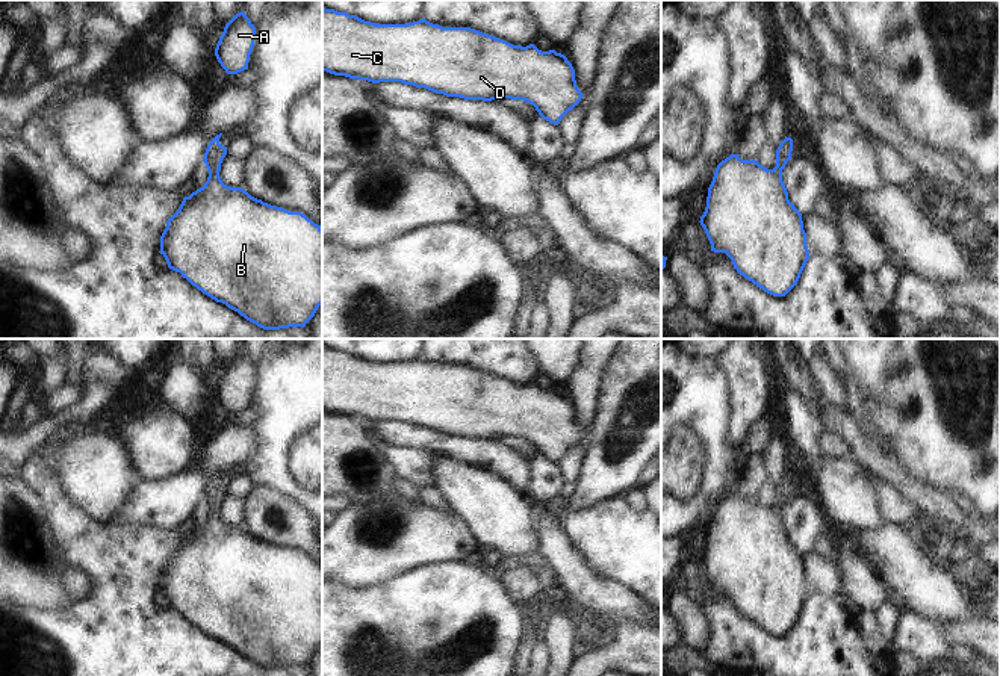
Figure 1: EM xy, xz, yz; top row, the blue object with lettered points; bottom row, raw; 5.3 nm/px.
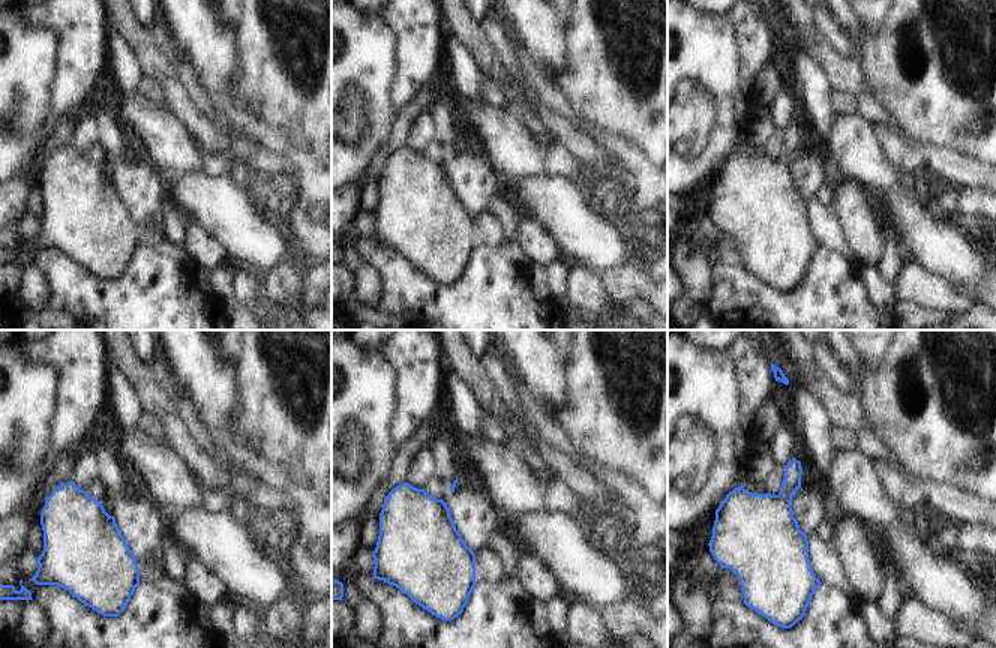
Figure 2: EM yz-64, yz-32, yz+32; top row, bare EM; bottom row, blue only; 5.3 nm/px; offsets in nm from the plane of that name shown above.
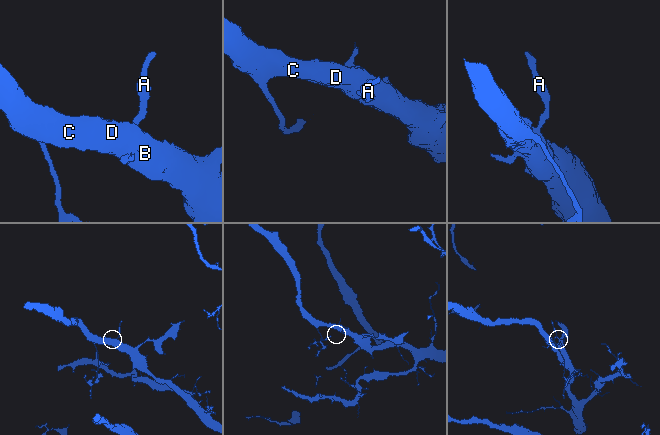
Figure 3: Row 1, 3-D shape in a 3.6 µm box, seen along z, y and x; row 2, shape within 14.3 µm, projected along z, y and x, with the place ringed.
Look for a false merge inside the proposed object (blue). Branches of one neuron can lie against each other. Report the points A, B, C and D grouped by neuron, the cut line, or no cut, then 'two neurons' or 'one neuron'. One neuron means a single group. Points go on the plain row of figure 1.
A B C D | no cut | one neuron

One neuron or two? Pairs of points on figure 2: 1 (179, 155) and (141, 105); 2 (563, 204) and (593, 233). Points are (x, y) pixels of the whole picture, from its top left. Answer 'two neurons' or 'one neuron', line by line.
1: one neuron
2: one neuron

